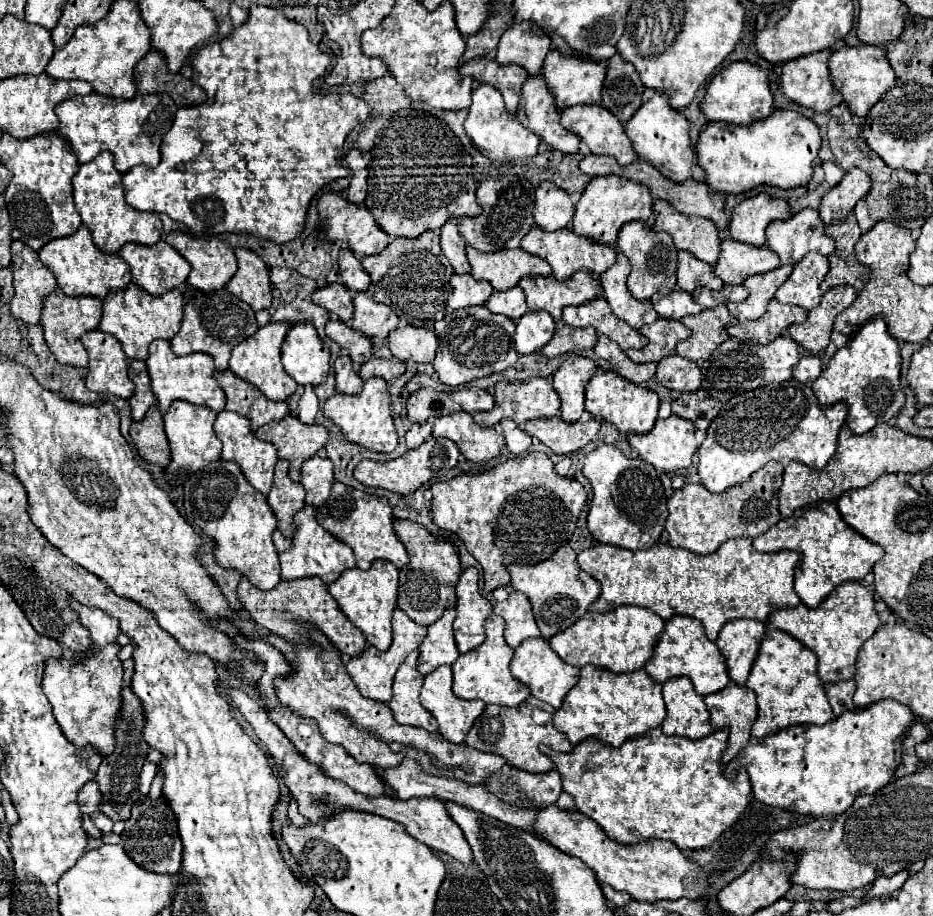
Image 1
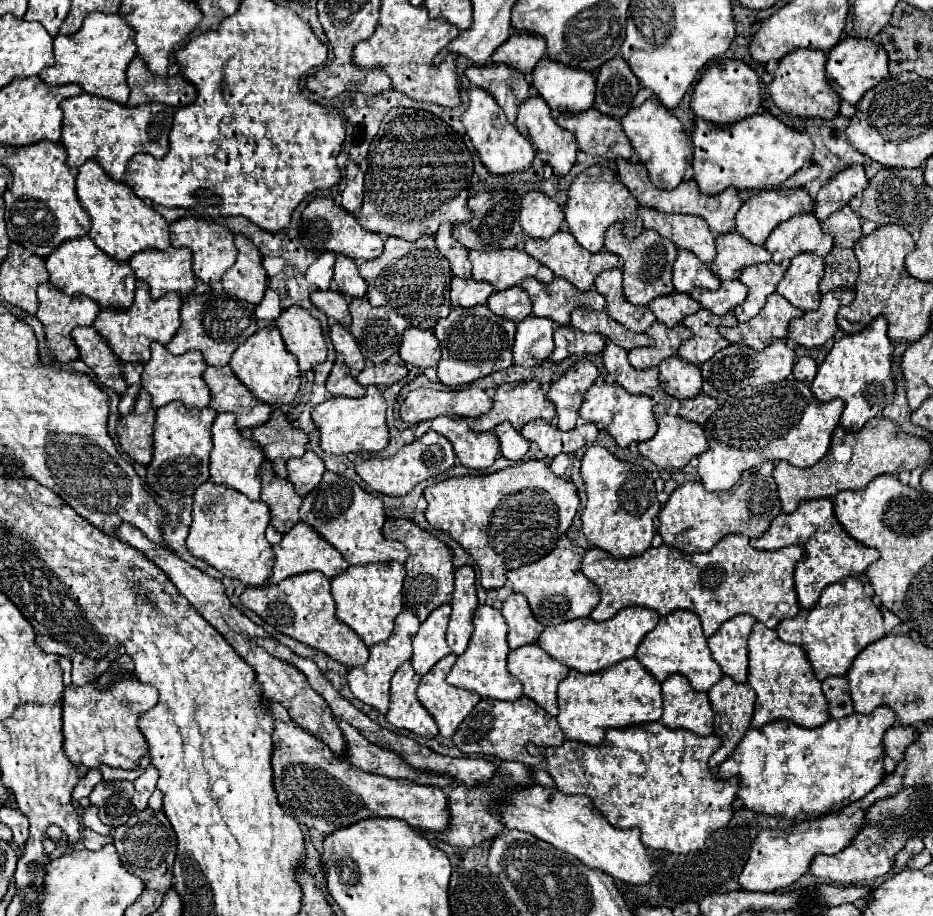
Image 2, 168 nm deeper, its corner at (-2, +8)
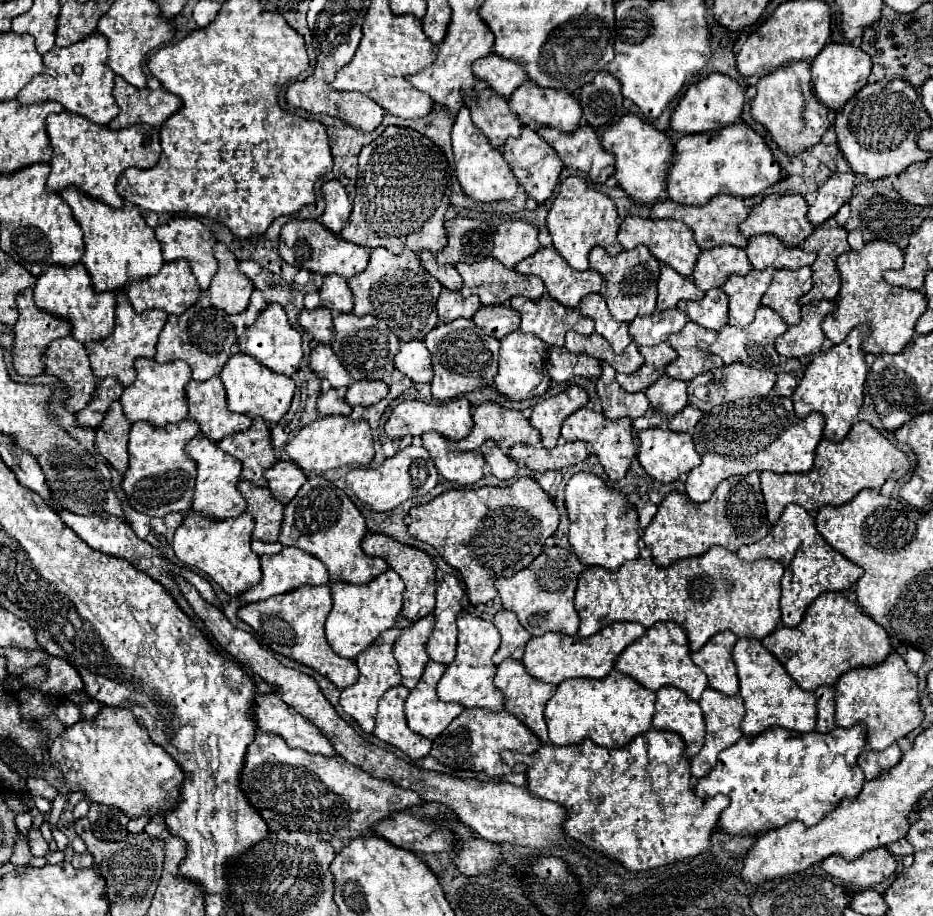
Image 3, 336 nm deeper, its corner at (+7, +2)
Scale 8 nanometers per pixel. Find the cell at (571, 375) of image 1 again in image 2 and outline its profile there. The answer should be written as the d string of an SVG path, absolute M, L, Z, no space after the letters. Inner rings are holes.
M579 360L557 382L551 384L547 398L555 404L559 430L567 432L575 428L583 394L593 386L597 376L599 376L599 370L595 368L595 364L591 364L589 360Z

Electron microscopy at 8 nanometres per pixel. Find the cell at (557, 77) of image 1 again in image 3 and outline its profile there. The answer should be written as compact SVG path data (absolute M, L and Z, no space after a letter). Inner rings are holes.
M530 80L514 90L508 104L510 110L520 116L520 122L532 128L552 126L562 132L572 132L582 118L582 108L574 94L542 90Z

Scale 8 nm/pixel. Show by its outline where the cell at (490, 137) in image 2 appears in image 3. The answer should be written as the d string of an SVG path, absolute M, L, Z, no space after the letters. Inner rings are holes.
M462 106L458 112L458 118L452 128L452 148L454 148L454 158L456 158L456 172L458 180L462 184L462 190L480 202L494 202L494 200L508 200L514 198L518 182L514 178L514 172L510 170L508 162L502 158L502 152L494 146L490 146L490 140L478 126L474 126L470 108Z

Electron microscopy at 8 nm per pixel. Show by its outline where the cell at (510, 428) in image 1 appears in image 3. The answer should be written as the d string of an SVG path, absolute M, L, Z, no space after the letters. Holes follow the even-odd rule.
M484 442L480 446L480 454L484 456L484 460L490 466L490 472L494 476L498 476L500 480L510 480L516 476L518 472L518 462L514 462L504 450L498 448L496 442Z

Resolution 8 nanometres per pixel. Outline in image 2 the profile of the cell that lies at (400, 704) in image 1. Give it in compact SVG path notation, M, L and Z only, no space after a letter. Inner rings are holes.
M405 662L395 672L395 676L391 678L391 704L387 712L387 722L395 728L405 728L417 736L431 740L439 732L435 720L425 708L421 708L421 702L415 696L419 680L421 676L415 674L409 662Z

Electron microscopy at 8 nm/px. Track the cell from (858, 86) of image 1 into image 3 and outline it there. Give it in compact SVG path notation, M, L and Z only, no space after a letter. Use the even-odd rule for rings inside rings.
M830 42L814 60L812 60L812 82L814 82L814 94L816 98L834 110L840 110L862 86L866 86L868 76L872 72L870 56L864 54L862 48L856 48L852 44L836 44Z

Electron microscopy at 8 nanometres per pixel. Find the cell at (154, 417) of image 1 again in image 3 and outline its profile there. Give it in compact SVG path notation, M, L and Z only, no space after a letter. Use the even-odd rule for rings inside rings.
M116 400L112 402L102 426L96 428L96 448L98 452L122 474L126 472L128 466L128 432L130 432L130 422L124 418L122 404Z

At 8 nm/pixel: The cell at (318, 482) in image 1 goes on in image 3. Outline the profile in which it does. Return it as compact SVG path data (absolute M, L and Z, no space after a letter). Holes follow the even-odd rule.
M278 460L272 468L264 472L264 478L268 480L272 496L282 504L290 502L308 480L308 476L302 474L302 470L298 470L298 466L294 466L294 462L290 460Z

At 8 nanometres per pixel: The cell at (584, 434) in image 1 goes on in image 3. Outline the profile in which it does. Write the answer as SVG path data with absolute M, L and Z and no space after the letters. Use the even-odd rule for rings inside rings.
M566 442L556 448L542 448L542 446L514 446L506 450L510 458L516 462L522 462L534 472L546 472L546 470L562 470L576 462L582 462L586 458L586 444L584 442Z

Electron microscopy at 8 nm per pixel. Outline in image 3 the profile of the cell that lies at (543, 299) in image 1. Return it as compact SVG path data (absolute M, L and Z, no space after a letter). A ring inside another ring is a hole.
M548 294L534 302L522 296L514 296L510 304L520 310L520 330L536 334L548 346L562 346L566 332L572 328L580 334L594 332L594 322L590 322L590 318L582 318L582 314L578 314L578 308L562 308L562 304L554 302L554 298L550 298Z

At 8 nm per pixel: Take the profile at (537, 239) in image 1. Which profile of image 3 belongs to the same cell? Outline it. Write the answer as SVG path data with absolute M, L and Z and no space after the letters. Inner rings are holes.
M552 246L540 248L530 258L518 262L516 270L522 274L540 276L548 296L568 308L576 308L586 294L600 292L604 286L602 276L596 270L588 268L580 272L570 268L568 262Z

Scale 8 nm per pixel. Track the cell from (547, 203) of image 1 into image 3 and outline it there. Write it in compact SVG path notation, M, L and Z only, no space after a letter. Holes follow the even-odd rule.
M508 220L494 232L492 258L500 260L506 268L514 268L520 260L540 250L538 226L528 220Z

